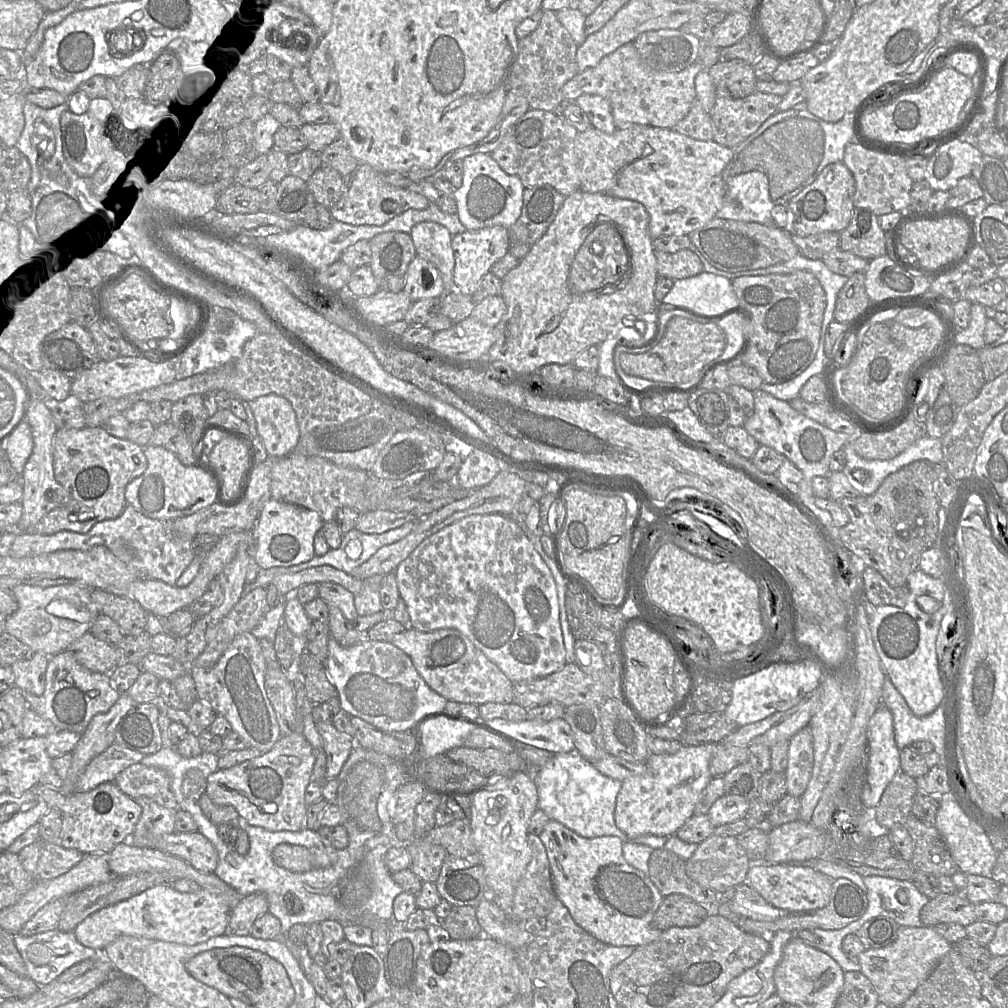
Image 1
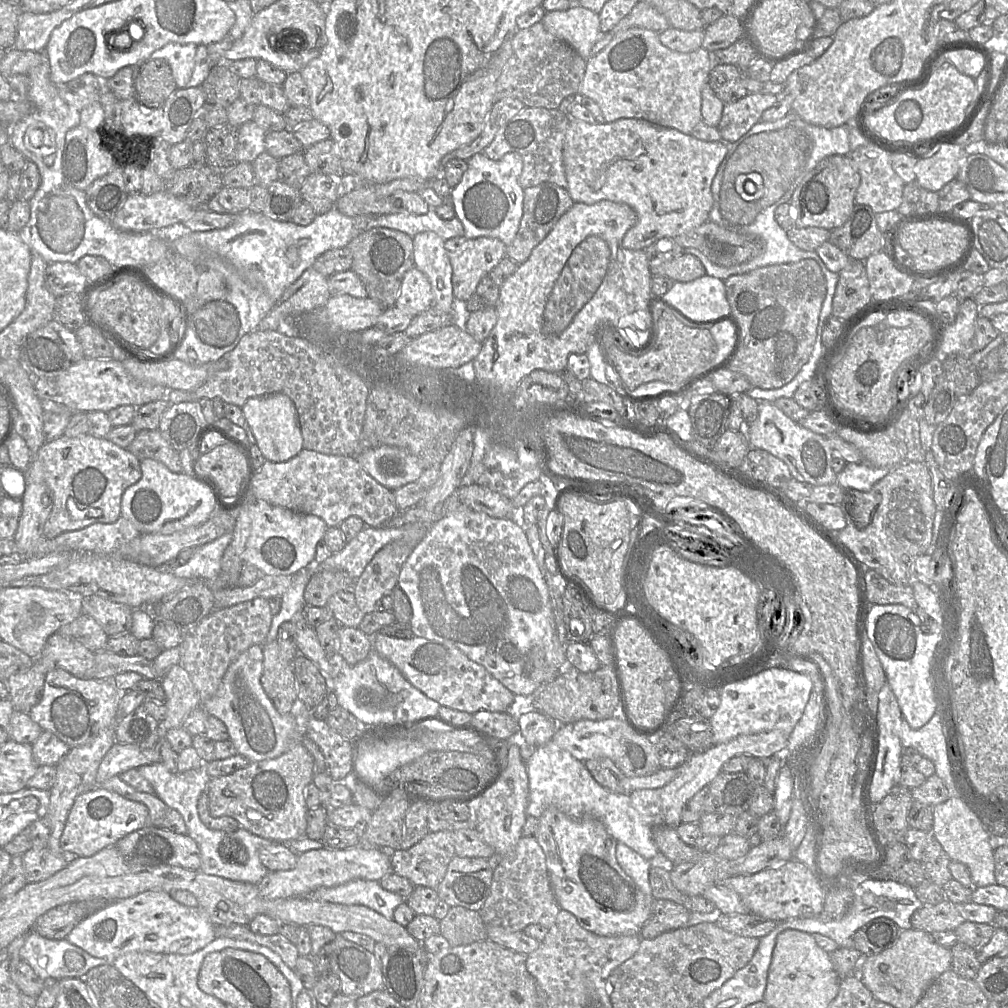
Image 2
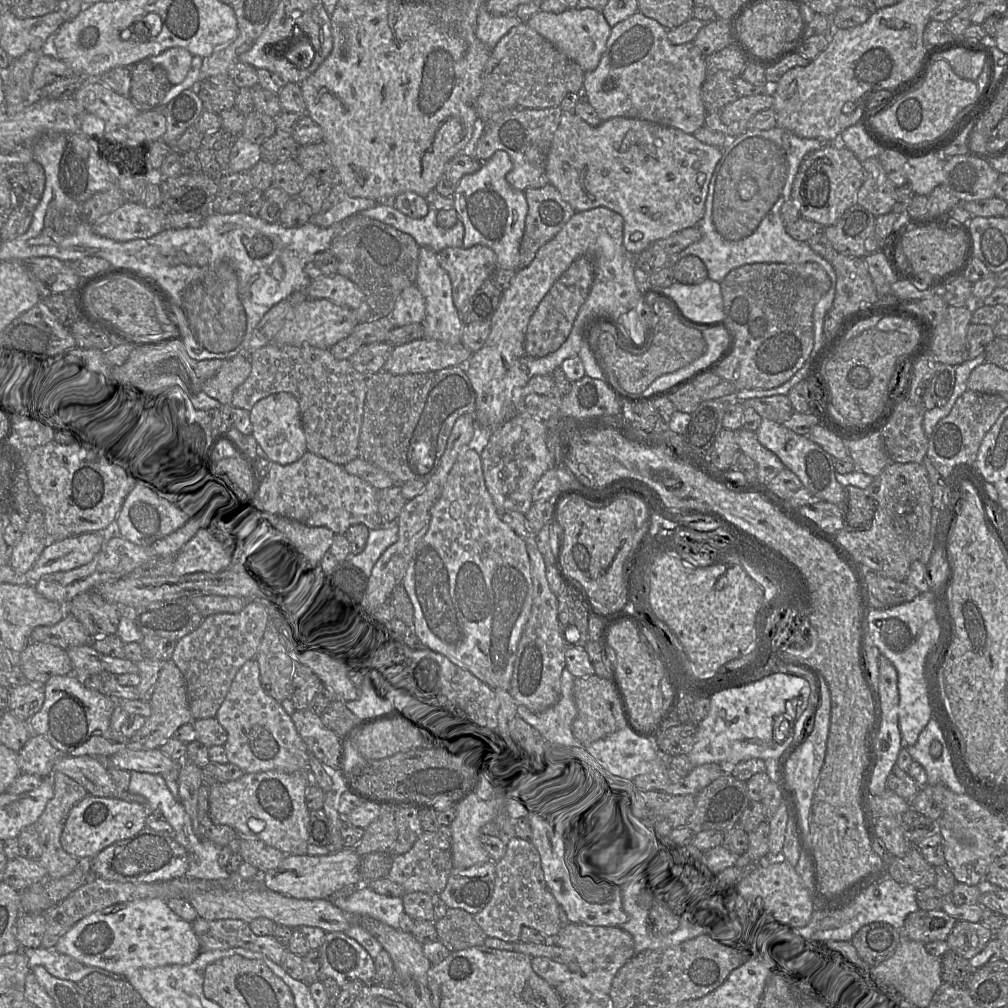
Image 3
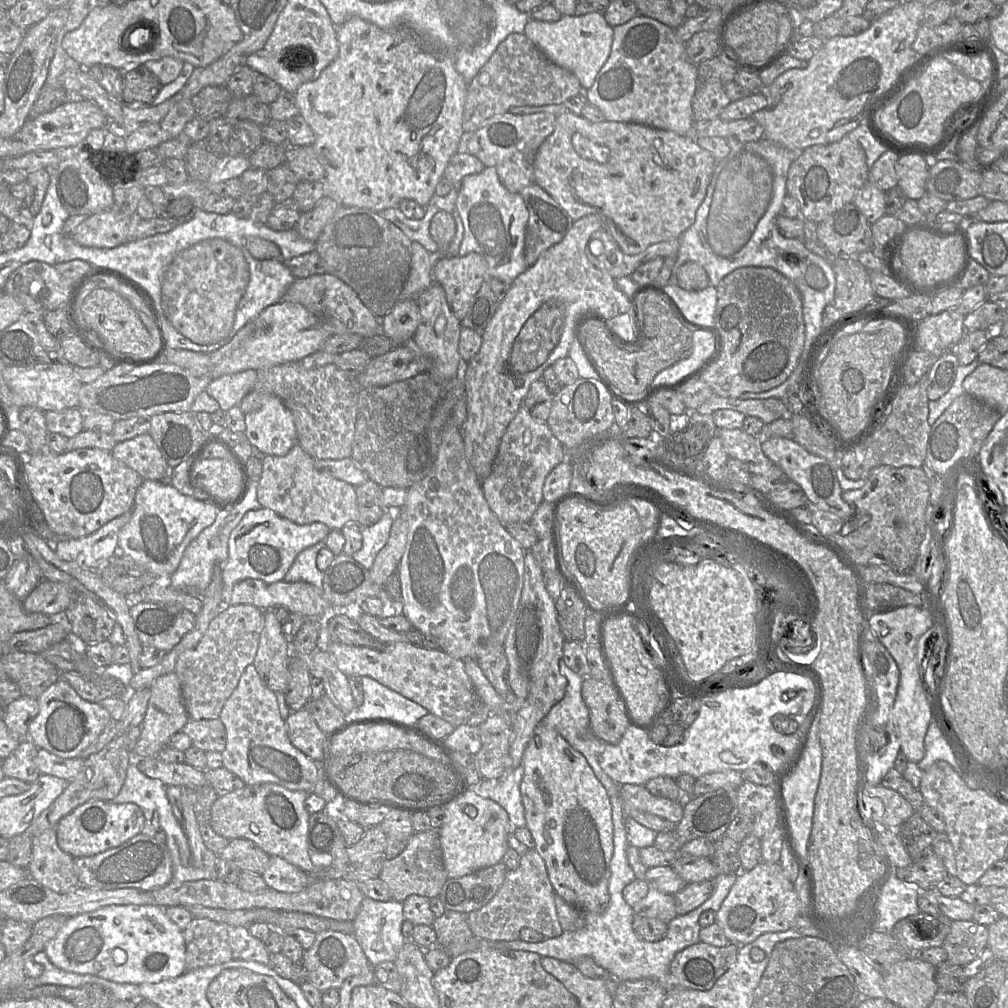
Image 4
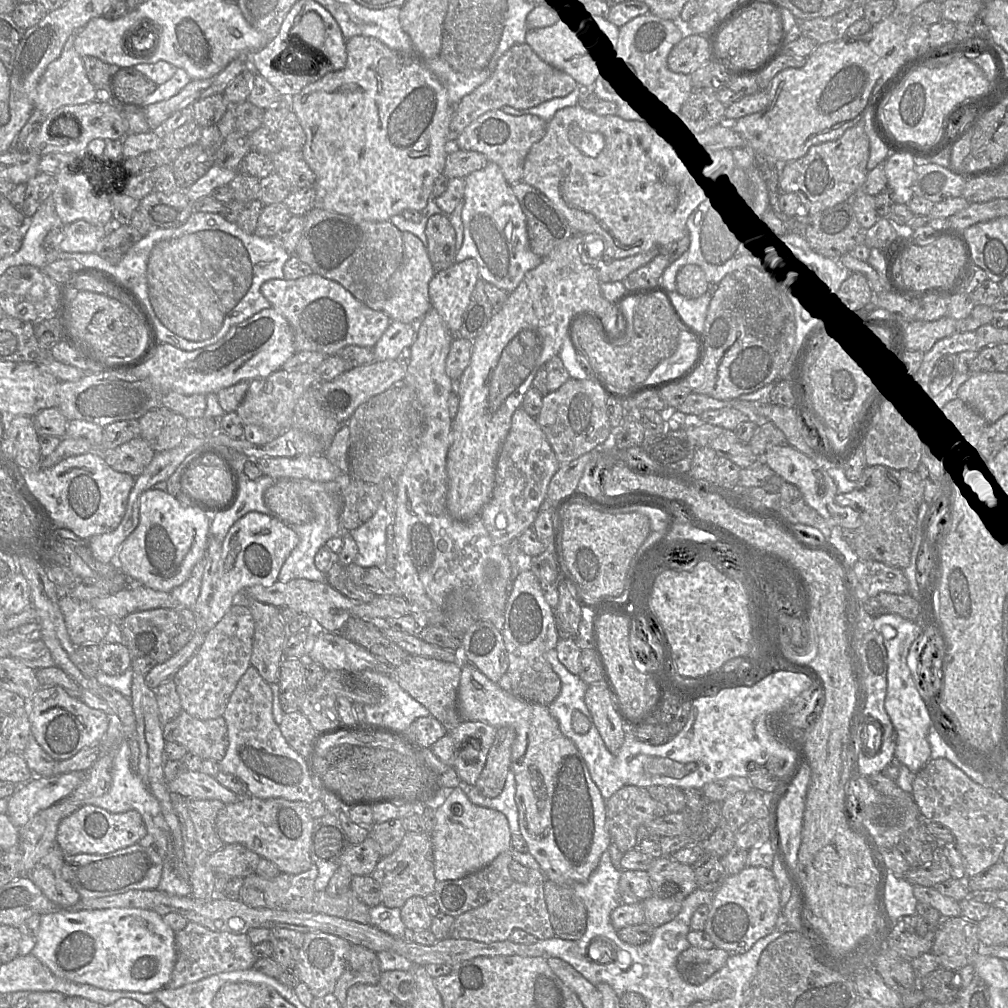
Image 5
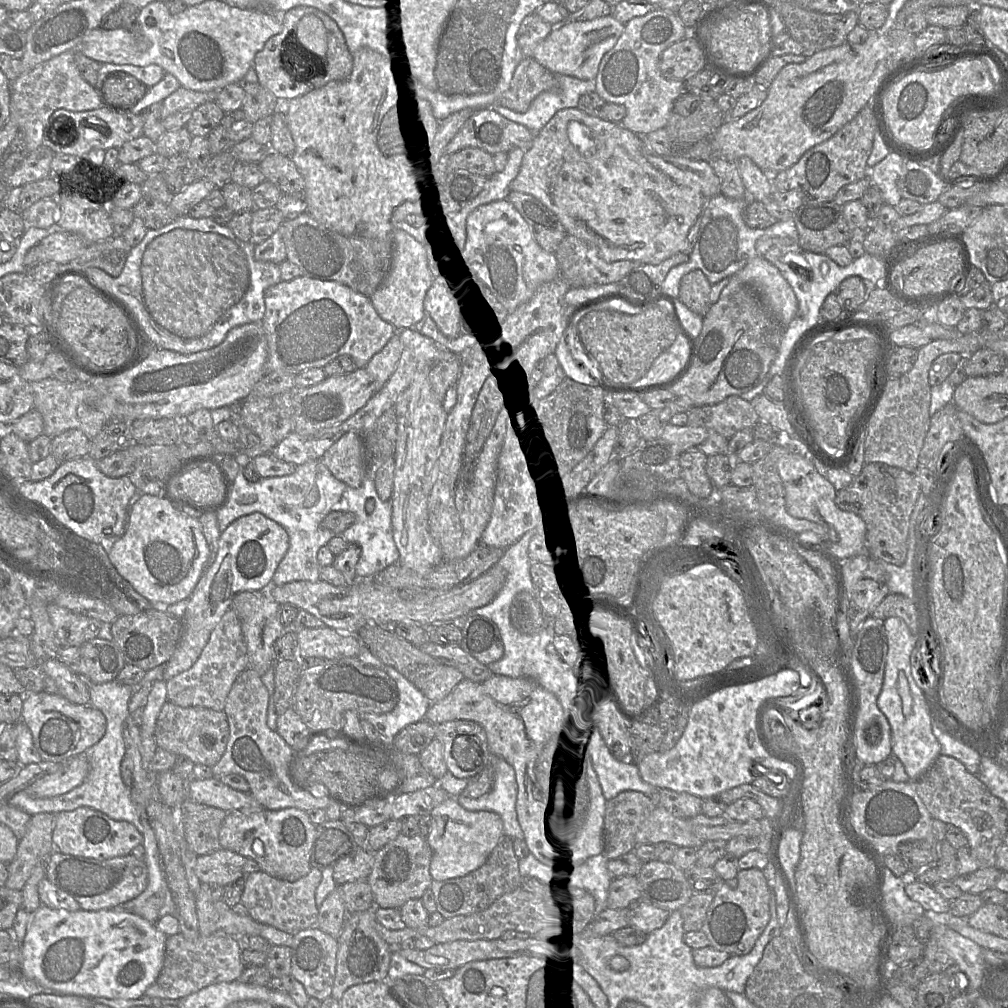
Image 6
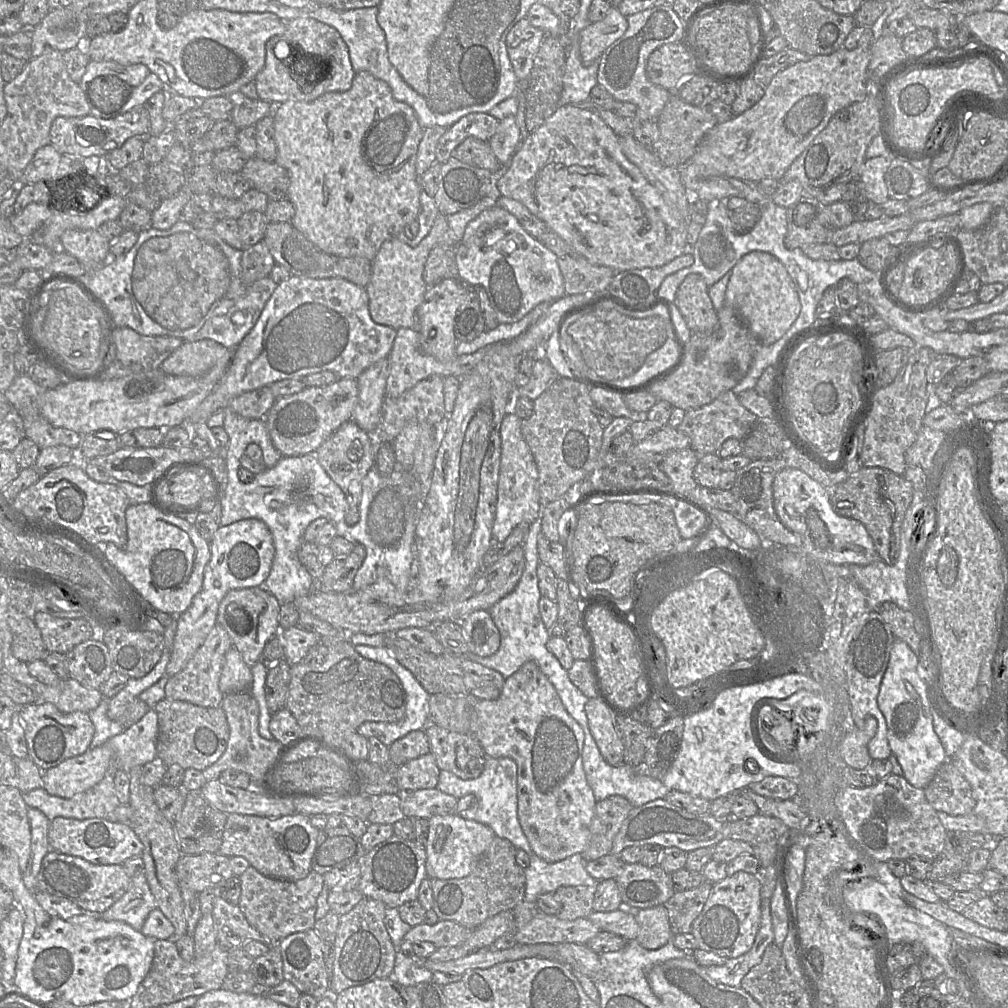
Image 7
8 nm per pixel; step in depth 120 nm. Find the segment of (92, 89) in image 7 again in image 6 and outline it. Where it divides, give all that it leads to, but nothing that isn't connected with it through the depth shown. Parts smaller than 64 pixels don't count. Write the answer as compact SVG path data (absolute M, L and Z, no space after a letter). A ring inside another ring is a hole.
M114 71L108 73L101 86L103 106L109 109L130 109L147 93L148 87L133 75Z

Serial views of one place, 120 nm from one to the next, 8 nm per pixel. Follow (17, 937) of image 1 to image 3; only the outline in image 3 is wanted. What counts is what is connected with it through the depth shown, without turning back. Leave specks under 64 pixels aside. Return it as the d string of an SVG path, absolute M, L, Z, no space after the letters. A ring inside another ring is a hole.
M55 946L50 948L25 948L22 950L28 957L30 970L41 965L46 968L48 973L59 979L77 983L88 974L98 972L113 979L127 980L125 975L115 974L95 966L86 966L68 955L59 953Z

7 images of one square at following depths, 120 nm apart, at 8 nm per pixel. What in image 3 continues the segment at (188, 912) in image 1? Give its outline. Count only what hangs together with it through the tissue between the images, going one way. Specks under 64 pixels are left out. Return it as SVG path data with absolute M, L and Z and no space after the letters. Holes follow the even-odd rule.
M153 898L108 906L74 924L56 943L61 954L115 974L137 968L187 965L201 953L192 924L176 915L166 901Z

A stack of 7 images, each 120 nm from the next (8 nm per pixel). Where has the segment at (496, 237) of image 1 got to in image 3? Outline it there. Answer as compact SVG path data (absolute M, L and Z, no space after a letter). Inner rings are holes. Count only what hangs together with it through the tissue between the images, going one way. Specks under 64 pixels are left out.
M484 245L448 247L438 253L438 261L450 277L453 302L460 314L497 268L495 252Z

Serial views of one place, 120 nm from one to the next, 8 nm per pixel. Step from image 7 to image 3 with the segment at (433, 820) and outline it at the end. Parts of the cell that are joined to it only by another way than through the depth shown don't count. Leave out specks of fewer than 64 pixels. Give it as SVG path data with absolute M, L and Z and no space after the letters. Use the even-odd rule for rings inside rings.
M469 793L455 806L456 815L450 825L452 832L452 862L457 869L466 869L475 864L490 860L489 854L480 842L481 828L494 818L494 806L492 801L485 801L479 793Z

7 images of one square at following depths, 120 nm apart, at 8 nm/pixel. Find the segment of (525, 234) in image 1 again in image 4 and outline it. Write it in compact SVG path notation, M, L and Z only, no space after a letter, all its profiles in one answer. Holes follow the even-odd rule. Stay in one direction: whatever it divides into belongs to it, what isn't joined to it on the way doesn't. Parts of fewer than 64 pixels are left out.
M533 183L519 193L529 212L524 246L525 262L529 267L543 251L565 237L574 220L538 184Z

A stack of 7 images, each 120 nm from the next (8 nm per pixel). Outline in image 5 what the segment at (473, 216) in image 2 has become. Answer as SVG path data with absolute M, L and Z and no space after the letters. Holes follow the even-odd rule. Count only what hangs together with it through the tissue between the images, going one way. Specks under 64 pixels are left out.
M488 162L484 168L468 174L464 179L464 207L461 216L464 239L456 253L455 262L475 259L482 280L511 293L525 274L542 262L542 258L530 248L526 215L496 163Z

